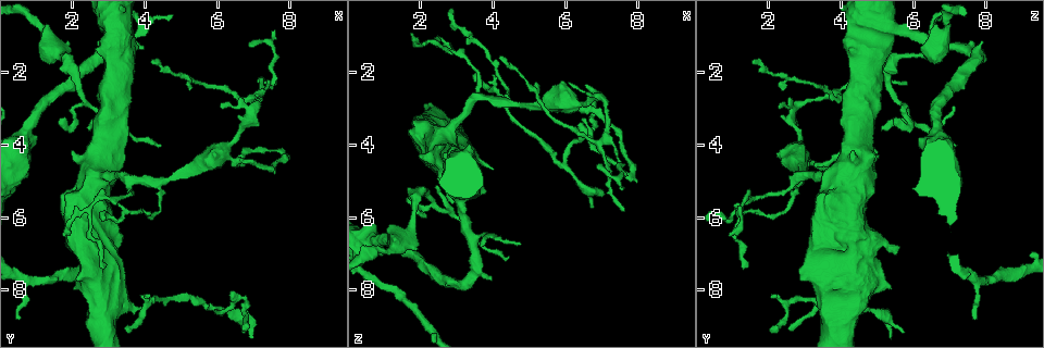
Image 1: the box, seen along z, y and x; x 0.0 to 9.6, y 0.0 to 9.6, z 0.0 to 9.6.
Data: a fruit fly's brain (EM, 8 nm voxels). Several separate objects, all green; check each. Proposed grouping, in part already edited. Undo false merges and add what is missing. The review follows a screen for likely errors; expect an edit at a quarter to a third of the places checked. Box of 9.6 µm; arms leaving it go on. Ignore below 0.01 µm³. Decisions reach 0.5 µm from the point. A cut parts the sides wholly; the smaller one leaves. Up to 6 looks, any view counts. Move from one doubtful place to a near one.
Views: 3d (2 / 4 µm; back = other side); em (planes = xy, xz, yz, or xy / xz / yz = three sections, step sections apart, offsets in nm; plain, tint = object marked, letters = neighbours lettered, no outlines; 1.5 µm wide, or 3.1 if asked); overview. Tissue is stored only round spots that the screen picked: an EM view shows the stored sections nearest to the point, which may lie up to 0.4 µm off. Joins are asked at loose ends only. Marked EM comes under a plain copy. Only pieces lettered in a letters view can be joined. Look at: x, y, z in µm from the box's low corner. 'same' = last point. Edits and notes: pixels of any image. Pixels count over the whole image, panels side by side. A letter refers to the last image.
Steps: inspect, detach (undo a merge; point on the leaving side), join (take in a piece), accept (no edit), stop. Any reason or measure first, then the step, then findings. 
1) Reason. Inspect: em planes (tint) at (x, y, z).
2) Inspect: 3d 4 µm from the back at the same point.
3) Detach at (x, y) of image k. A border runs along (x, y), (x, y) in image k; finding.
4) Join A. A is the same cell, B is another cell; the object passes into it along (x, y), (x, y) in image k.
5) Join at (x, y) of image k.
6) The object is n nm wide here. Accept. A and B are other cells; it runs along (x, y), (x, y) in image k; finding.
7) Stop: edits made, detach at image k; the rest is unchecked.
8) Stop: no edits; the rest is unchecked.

Tapers out. Inspect: 3d 2 µm at (1.75, 3.30, 5.50).

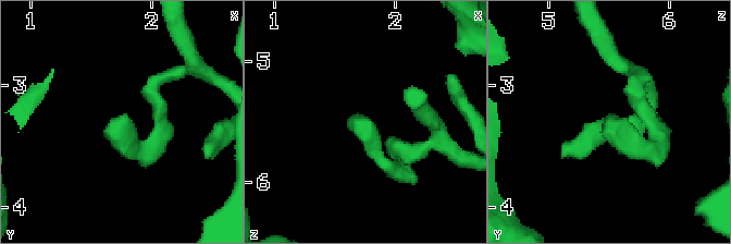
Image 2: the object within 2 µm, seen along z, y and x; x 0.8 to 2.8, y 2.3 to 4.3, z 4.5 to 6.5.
Need the tissue. Inspect: em xz step 8 (tint) at (1.70, 3.28, 5.44).

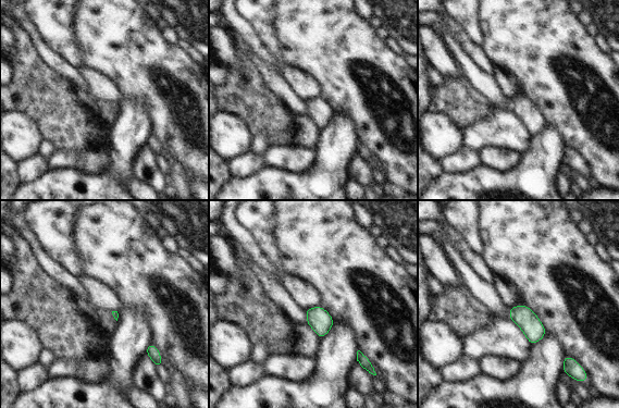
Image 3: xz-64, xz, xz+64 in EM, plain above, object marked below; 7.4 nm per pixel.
Inspect: em yz step 8 (letters) at the same point.

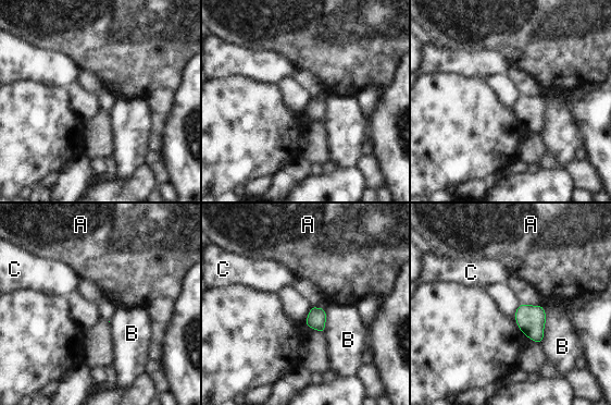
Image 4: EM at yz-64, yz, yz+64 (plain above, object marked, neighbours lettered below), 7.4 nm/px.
The longest contact is with B, 300 nm. Accept. A, B and C are other cells; a border runs along (543, 305), (546, 323), (540, 344) in image 4; no lettered piece goes on from it.

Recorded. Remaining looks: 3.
Sudden change in width. Inspect: 3d 2 µm at (4.85, 4.90, 2.90).

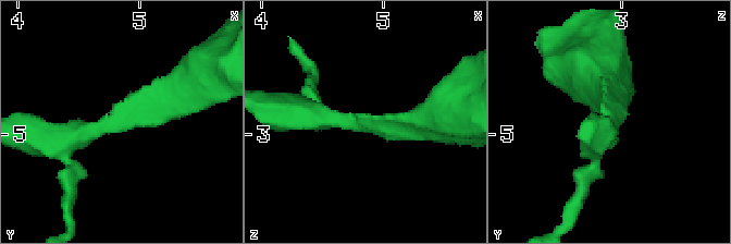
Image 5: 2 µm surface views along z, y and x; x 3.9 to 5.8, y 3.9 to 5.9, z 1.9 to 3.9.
Inspect: em planes (tint) at (4.94, 4.86, 2.94).

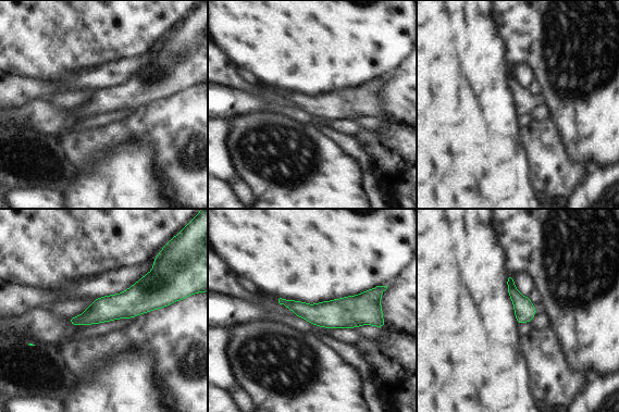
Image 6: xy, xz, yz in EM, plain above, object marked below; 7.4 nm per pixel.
Inspect: em planes (letters) at the same point.

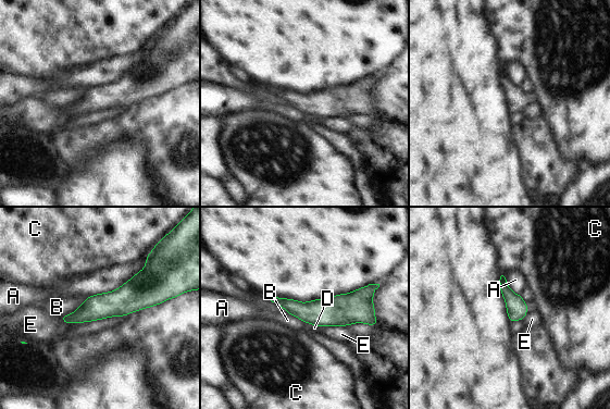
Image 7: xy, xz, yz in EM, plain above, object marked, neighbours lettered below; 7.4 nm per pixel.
The arms are 240, 440 nm wide. Accept. A, B, C, D and E are other cells; continuous, no second cell.

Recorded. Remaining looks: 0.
Stop: no edits; the rest is unchecked.

